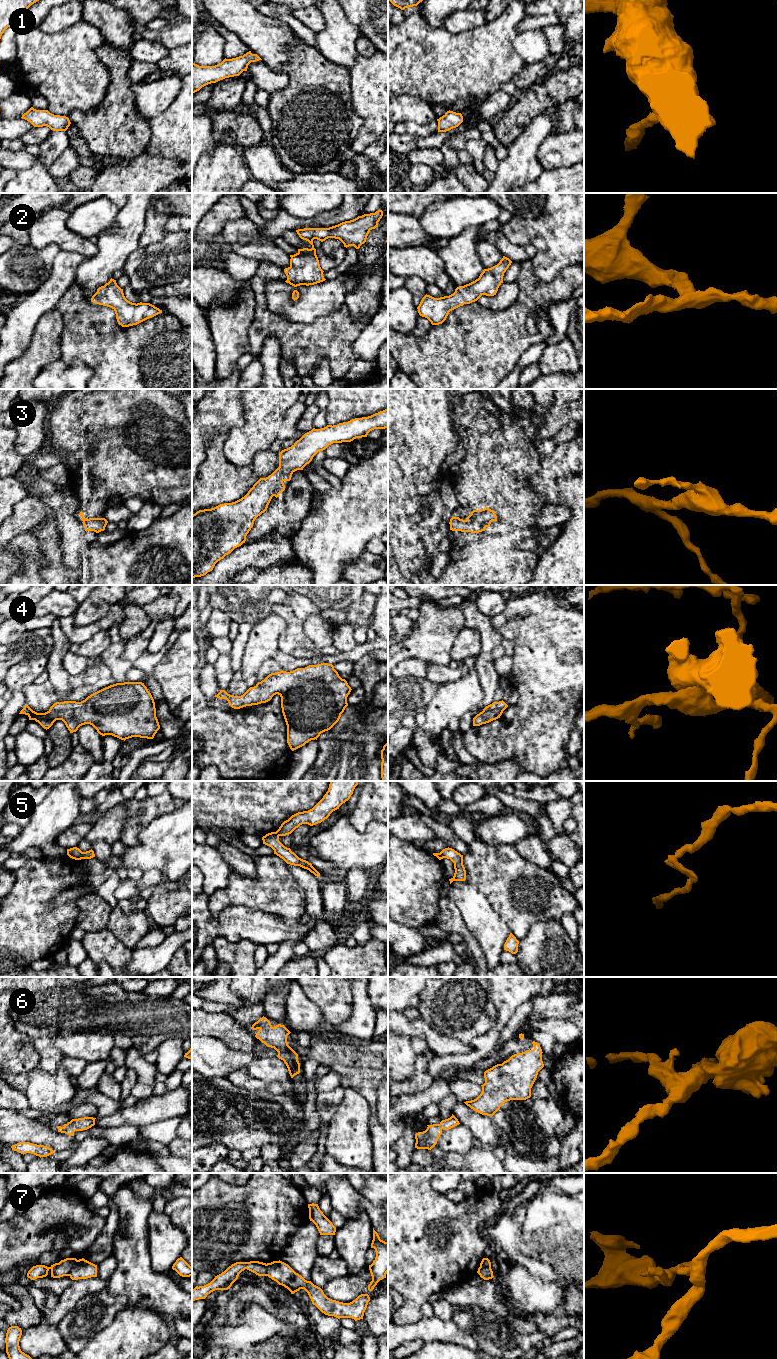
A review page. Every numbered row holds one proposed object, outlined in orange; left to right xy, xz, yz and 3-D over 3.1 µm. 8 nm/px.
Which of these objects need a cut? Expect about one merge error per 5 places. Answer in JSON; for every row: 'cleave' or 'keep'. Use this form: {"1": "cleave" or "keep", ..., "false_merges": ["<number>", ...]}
{"1": "keep", "2": "keep", "3": "keep", "4": "keep", "5": "cleave", "6": "keep", "7": "cleave", "false_merges": ["5", "7"]}

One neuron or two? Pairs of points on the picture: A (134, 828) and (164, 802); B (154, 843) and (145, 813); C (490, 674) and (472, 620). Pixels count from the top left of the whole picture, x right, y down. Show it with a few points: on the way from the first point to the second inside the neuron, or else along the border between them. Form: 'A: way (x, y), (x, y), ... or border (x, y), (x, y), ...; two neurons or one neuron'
A: way (140, 820), (156, 806); one neuron
B: border (169, 813), (154, 818), (138, 834), (135, 844); two neurons
C: way (486, 660), (486, 632); one neuron

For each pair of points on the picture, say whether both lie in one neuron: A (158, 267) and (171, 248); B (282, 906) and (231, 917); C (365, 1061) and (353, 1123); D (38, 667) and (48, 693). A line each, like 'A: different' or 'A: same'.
A: same
B: different
C: different
D: different

